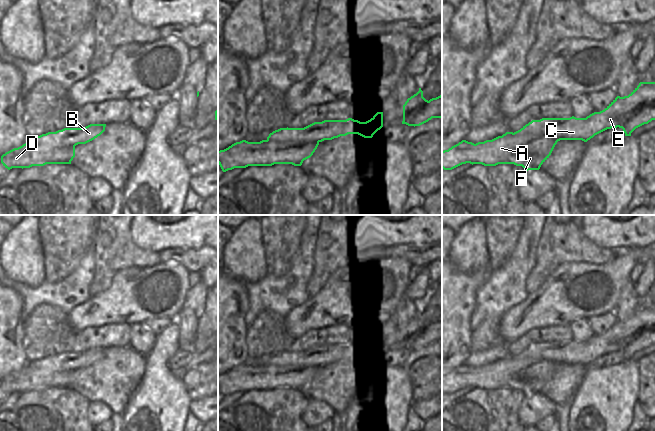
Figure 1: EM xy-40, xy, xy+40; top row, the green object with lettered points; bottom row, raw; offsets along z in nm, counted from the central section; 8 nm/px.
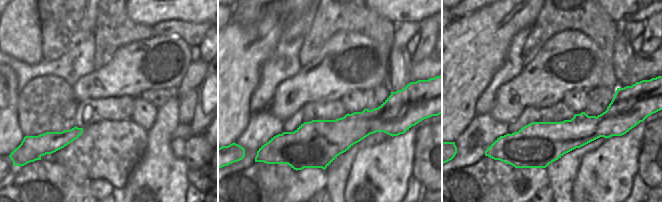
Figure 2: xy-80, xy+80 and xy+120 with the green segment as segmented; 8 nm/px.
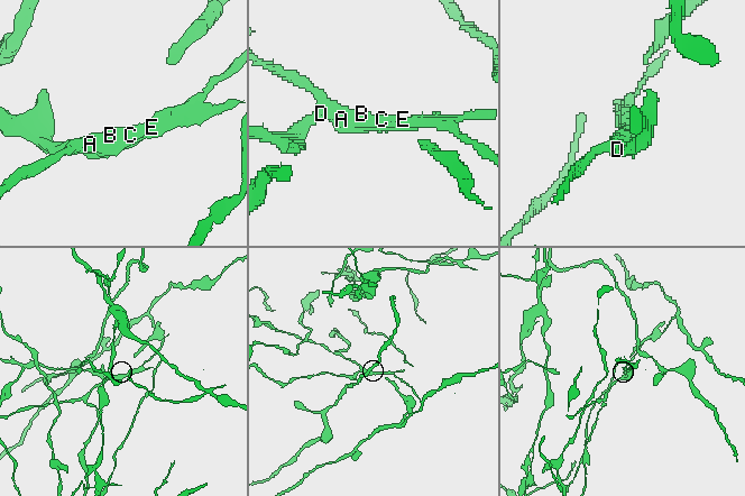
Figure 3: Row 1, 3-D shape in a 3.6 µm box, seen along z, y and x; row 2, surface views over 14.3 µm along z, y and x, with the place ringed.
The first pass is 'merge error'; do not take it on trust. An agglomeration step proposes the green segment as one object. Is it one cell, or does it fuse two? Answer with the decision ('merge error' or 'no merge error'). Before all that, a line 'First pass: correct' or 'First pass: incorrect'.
First pass: correct
merge error

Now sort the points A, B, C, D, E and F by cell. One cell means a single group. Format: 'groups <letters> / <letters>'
groups A D F / B C E

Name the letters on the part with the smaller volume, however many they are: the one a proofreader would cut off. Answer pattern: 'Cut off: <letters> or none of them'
Cut off: A, D, F

